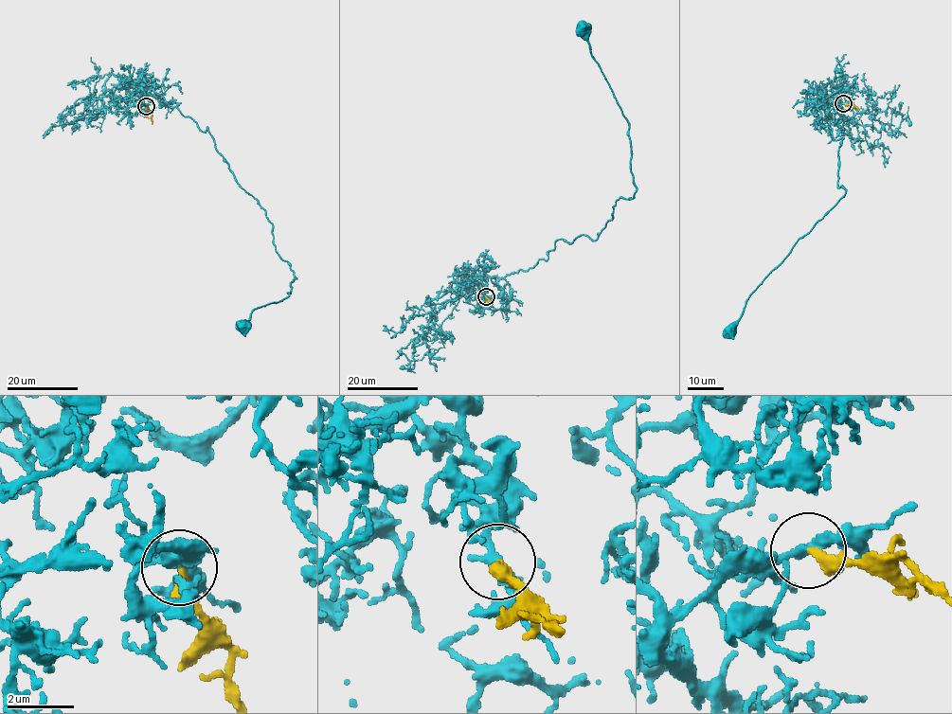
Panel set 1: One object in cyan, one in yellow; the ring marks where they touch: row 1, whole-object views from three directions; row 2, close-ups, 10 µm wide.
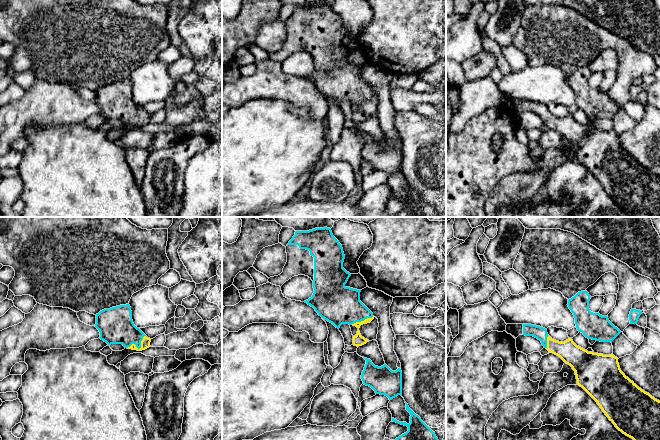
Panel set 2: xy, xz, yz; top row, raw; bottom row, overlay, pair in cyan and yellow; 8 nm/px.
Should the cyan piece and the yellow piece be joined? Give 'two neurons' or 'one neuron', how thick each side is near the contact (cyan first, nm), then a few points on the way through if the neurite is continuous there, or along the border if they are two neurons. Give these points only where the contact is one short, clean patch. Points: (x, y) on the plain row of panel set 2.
one neuron | 280/80 nm | across xy (116, 103), (125, 108), (140, 123), (145, 119)

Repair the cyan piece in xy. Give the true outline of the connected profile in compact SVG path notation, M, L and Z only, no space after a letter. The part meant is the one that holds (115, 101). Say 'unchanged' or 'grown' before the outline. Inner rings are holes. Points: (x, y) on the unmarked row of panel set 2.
grown; M129 80L100 87L96 90L95 103L100 108L100 115L108 121L122 120L137 127L150 123L151 115L133 99Z

